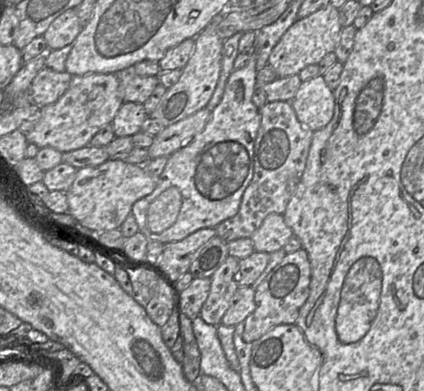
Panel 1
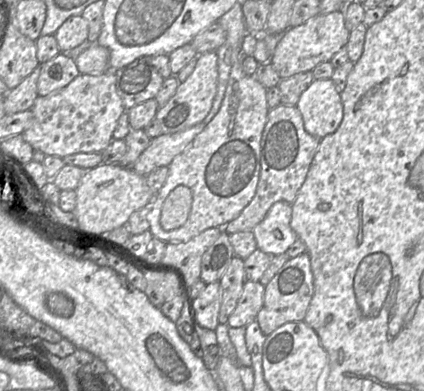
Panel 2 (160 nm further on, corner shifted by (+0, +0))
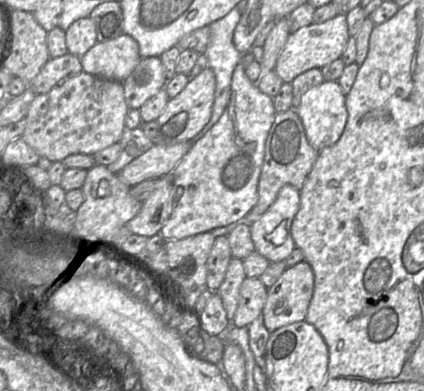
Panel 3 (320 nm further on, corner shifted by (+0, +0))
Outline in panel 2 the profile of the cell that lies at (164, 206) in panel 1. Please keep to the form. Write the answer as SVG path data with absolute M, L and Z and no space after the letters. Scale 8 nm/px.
M184 185L175 187L165 199L160 224L165 231L178 229L187 221L193 204L192 190Z

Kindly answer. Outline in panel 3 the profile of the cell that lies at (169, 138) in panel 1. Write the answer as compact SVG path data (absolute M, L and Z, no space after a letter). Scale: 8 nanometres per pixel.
M189 142L173 145L154 144L145 153L127 164L118 175L129 187L148 179L170 176L190 148Z

